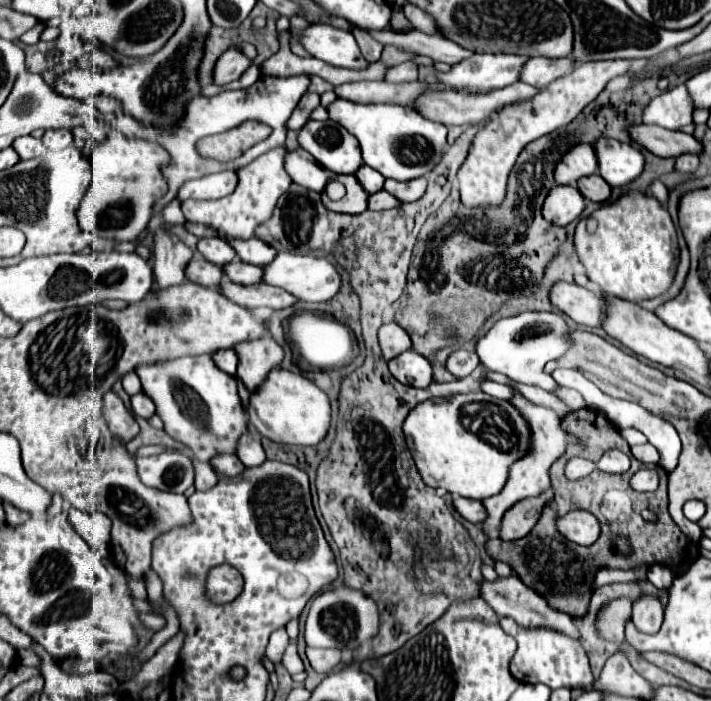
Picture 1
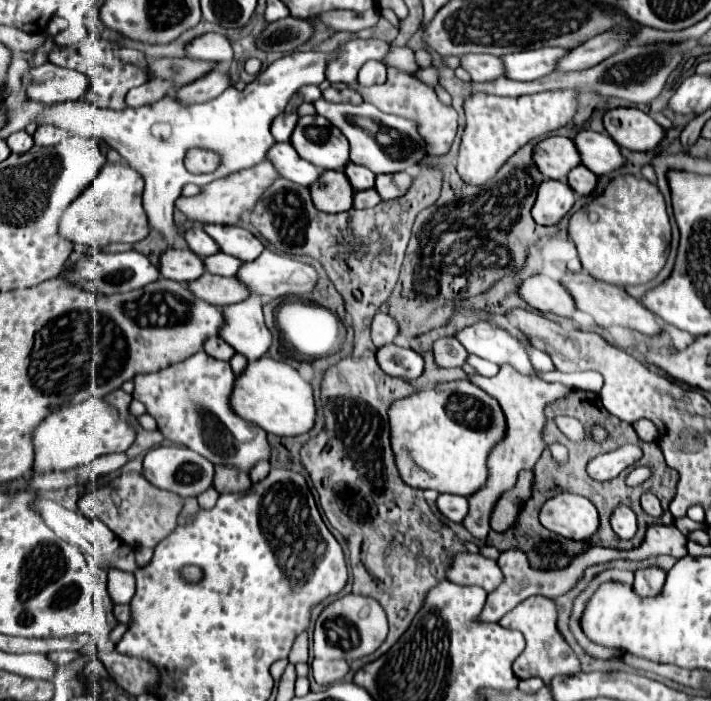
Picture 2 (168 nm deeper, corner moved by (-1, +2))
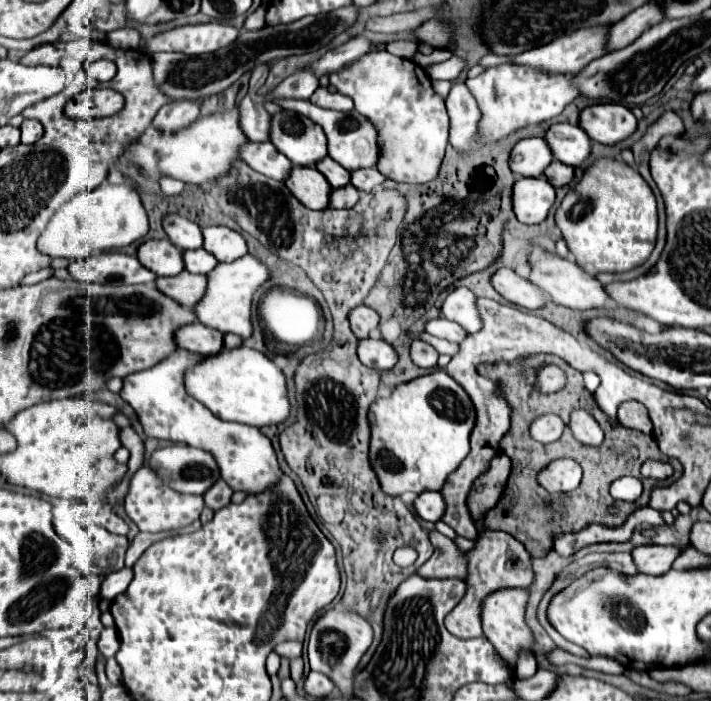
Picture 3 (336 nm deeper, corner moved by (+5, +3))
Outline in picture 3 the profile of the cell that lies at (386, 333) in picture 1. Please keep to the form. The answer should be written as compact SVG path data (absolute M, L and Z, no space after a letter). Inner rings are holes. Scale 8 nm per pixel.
M359 305L349 311L349 323L351 323L351 331L355 333L355 337L365 339L379 325L379 315L371 307Z

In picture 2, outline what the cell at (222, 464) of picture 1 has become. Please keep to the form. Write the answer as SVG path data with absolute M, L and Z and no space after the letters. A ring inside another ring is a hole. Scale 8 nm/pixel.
M215 466L213 486L217 492L241 492L251 488L249 474L235 468L235 466Z

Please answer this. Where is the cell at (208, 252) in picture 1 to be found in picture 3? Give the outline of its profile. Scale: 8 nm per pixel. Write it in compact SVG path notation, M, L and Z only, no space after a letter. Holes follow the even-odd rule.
M177 213L165 215L163 217L163 229L169 235L169 239L175 243L175 247L181 251L199 249L203 245L201 227L183 215L177 215Z

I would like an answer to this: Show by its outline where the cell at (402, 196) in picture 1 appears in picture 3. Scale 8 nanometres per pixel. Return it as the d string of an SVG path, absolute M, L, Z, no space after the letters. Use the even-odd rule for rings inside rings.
M355 169L351 171L351 185L359 191L373 191L385 181L385 177L377 169Z

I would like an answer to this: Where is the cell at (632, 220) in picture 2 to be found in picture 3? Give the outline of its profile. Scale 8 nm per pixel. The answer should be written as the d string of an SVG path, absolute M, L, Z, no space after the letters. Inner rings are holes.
M595 159L581 181L563 197L555 211L555 223L581 269L589 273L623 273L639 267L655 247L655 195L647 181L625 161Z

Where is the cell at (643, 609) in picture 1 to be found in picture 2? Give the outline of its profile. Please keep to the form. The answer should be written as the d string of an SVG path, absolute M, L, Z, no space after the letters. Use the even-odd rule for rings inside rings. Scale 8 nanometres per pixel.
M659 568L639 570L639 572L635 572L633 590L635 590L635 594L641 596L641 598L659 596L661 590L663 590L663 582L665 582L665 572L661 572Z

